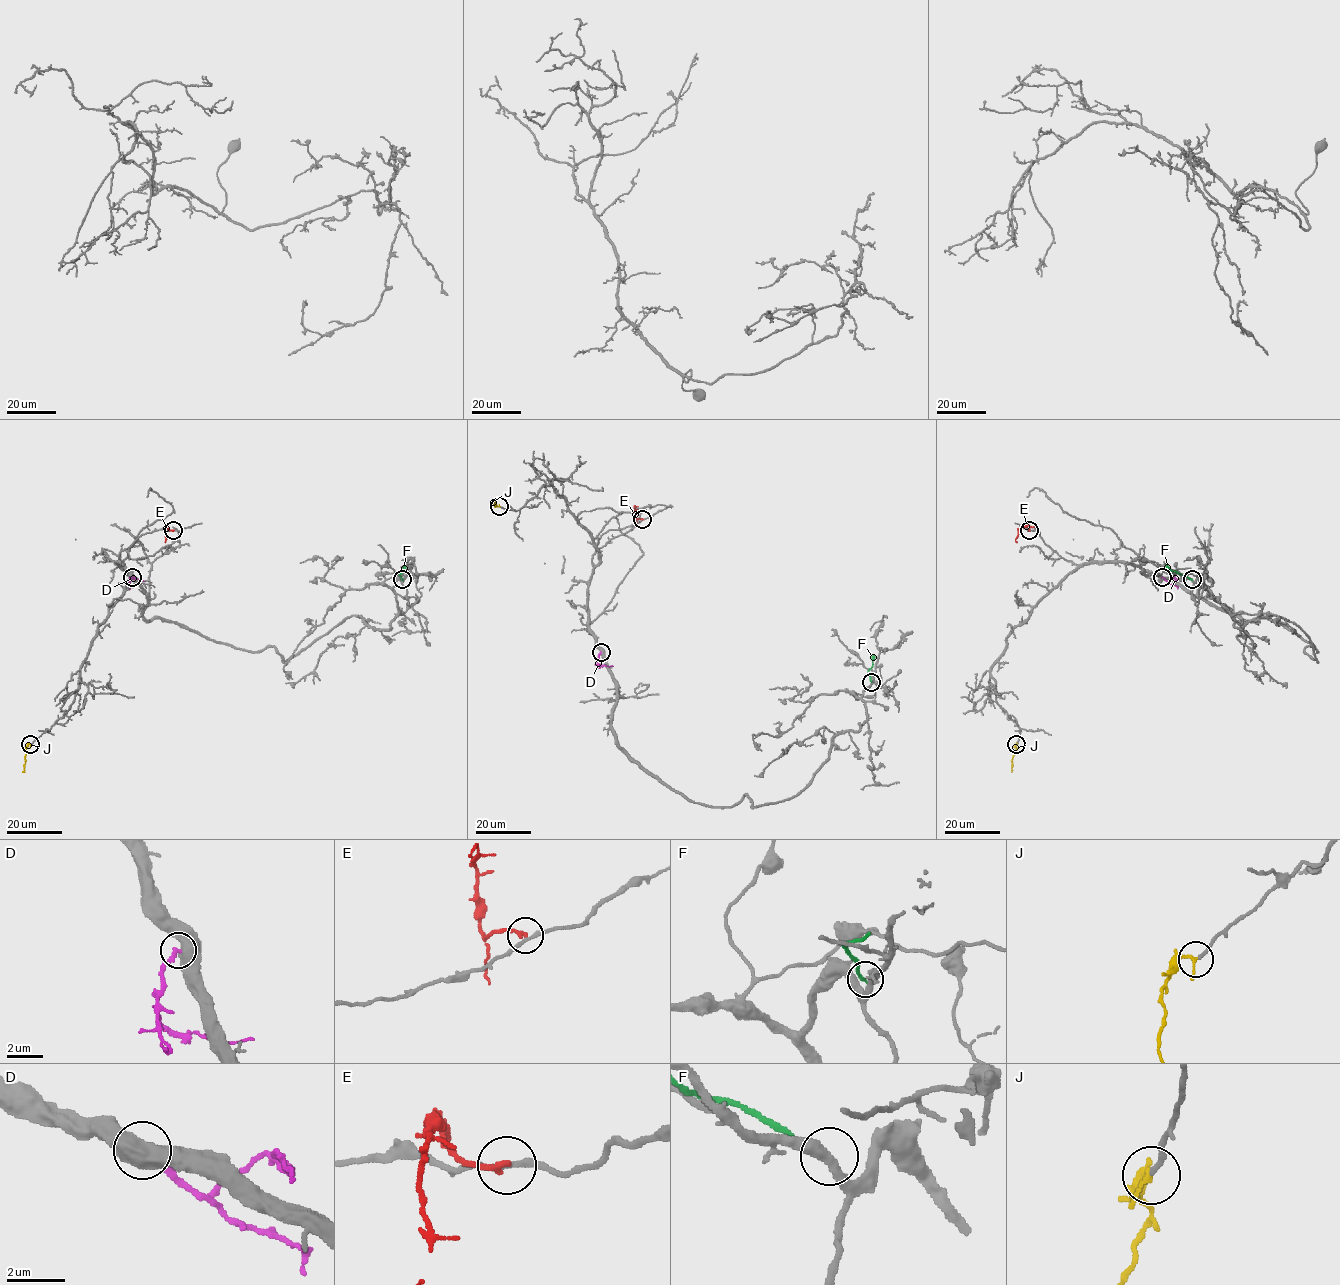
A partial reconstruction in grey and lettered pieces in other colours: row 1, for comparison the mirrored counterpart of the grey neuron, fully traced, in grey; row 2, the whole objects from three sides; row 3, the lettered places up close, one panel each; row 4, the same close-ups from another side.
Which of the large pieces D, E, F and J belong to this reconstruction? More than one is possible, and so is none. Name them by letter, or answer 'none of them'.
J

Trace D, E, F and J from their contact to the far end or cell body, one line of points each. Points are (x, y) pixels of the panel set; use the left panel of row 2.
D: (132, 577), (129, 581), (135, 577), (144, 581)
E: (173, 530), (166, 525), (165, 542)
F: (402, 580), (399, 574), (403, 571), (403, 564)
J: (31, 744), (25, 749), (22, 772)

